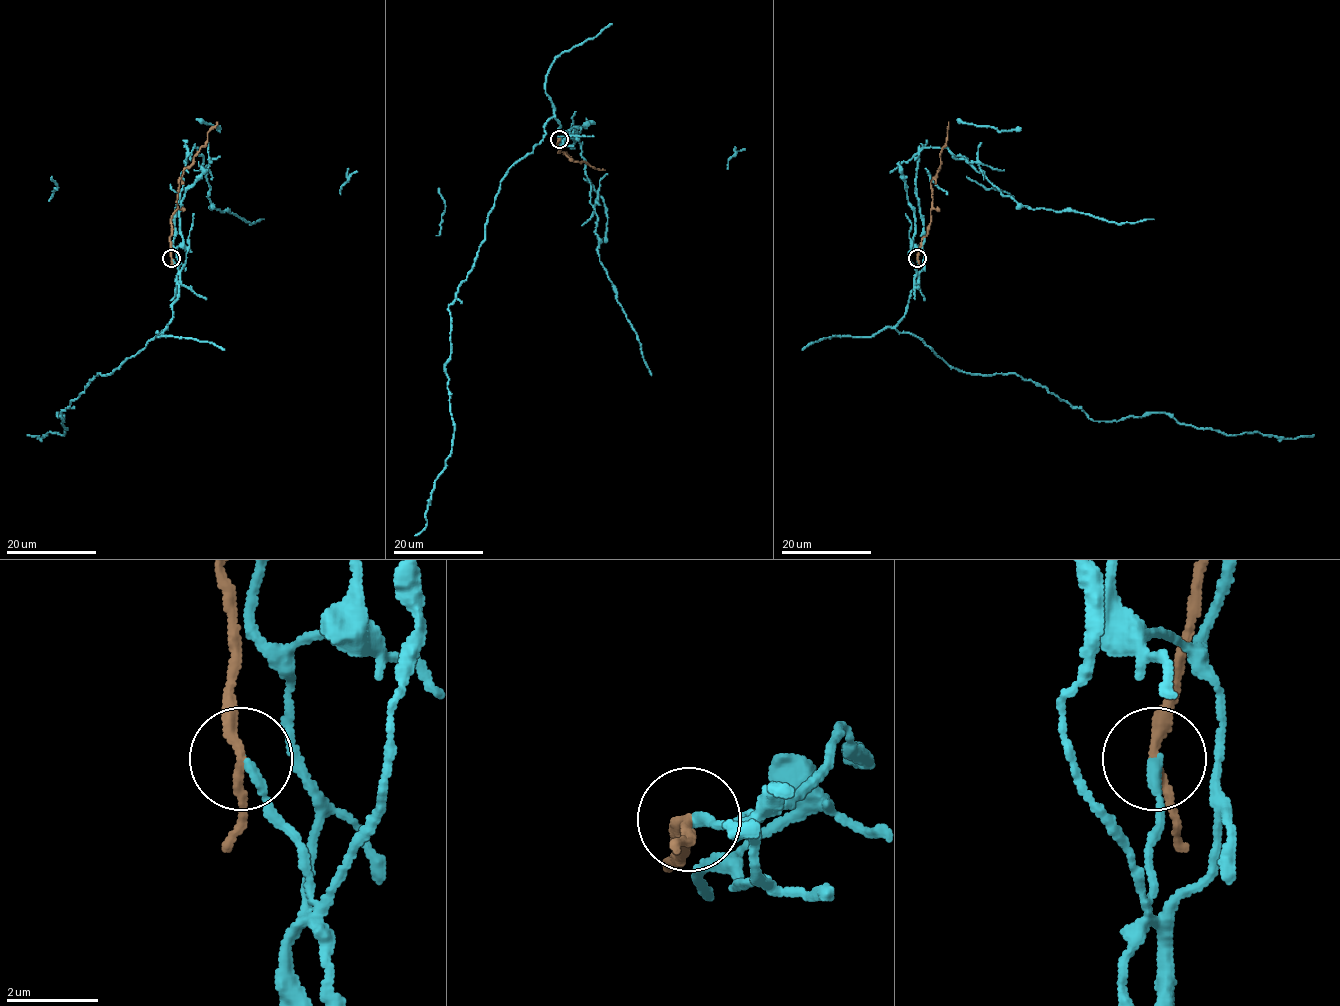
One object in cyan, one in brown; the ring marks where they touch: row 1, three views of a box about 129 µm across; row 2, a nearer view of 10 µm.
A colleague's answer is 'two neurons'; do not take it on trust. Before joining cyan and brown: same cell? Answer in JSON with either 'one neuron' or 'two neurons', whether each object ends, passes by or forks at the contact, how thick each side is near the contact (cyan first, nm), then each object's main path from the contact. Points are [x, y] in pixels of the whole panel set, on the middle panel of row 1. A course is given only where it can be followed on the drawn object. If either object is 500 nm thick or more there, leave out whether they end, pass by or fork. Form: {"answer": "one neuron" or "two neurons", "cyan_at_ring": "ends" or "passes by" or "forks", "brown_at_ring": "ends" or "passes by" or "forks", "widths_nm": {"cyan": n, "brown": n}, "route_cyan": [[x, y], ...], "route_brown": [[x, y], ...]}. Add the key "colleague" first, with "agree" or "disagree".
{"colleague": "agree", "answer": "two neurons", "cyan_at_ring": "ends", "brown_at_ring": "passes by", "widths_nm": {"cyan": 240, "brown": 220}, "route_cyan": [[559, 139], [565, 131], [553, 117], [508, 170], [474, 266], [448, 305], [452, 452], [414, 535]], "route_brown": [[559, 138], [559, 152], [567, 152], [573, 161], [583, 161], [595, 169], [605, 170]]}

